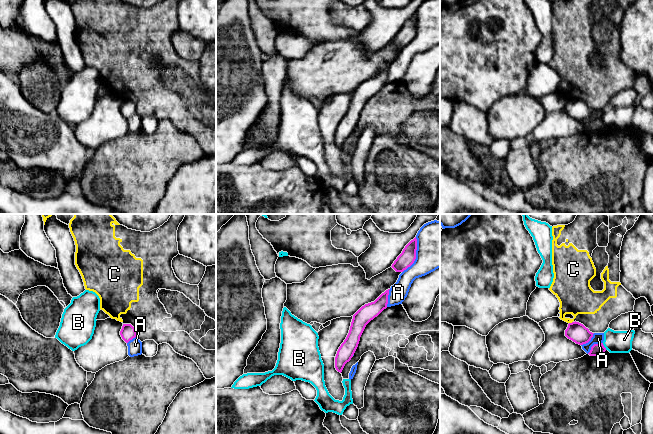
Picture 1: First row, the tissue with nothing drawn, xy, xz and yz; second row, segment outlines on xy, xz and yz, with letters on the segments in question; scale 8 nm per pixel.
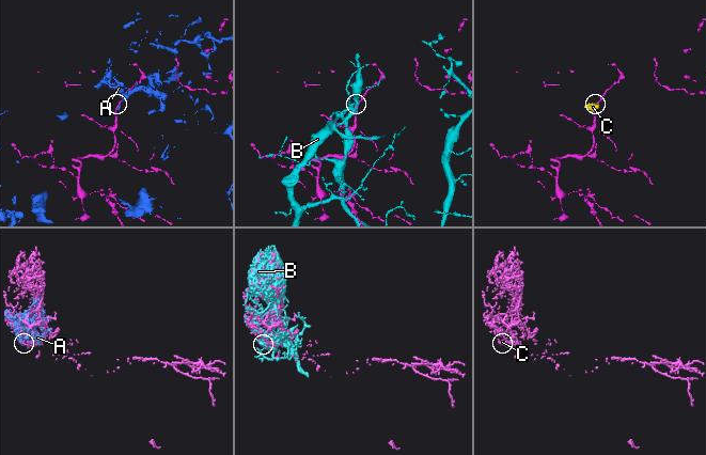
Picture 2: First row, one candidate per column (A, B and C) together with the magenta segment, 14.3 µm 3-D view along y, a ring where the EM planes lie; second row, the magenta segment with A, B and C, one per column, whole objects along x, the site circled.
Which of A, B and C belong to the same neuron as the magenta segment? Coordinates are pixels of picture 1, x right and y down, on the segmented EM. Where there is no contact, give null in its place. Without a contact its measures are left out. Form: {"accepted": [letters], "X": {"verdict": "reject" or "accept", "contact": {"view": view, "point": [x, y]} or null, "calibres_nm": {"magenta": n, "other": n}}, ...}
{"accepted": [], "A": {"verdict": "reject", "contact": {"view": "xz", "point": [415, 255]}, "calibres_nm": {"magenta": 120, "other": 360}}, "B": {"verdict": "reject", "contact": {"view": "yz", "point": [603, 346]}, "calibres_nm": {"magenta": 100, "other": 180}}, "C": {"verdict": "reject", "contact": {"view": "yz", "point": [570, 323]}, "calibres_nm": {"magenta": 160, "other": 280}}}

